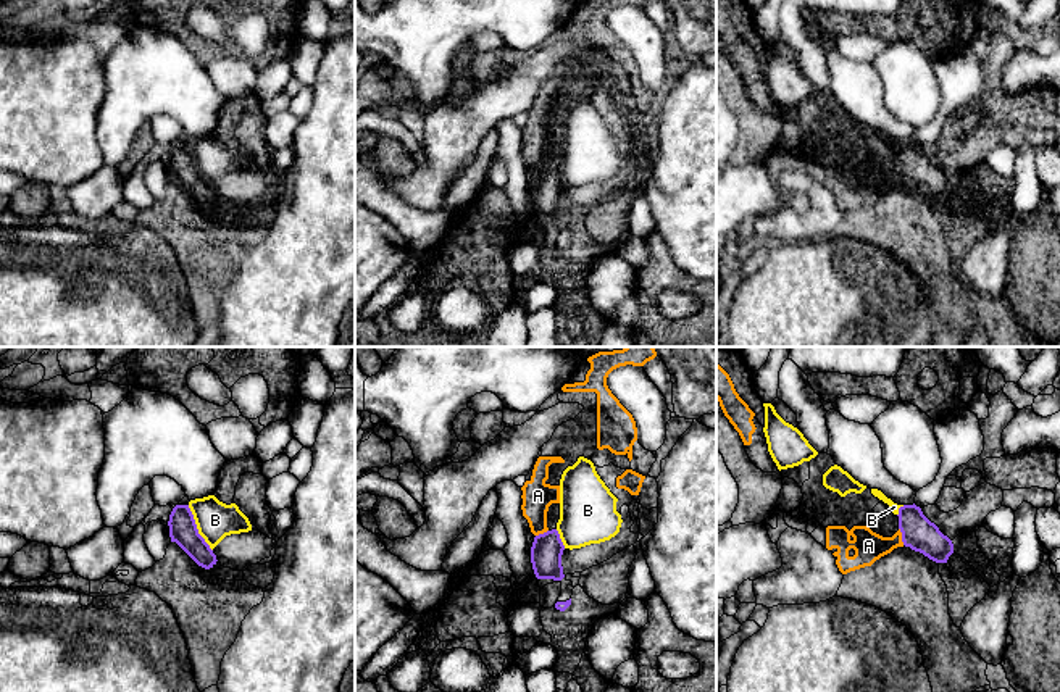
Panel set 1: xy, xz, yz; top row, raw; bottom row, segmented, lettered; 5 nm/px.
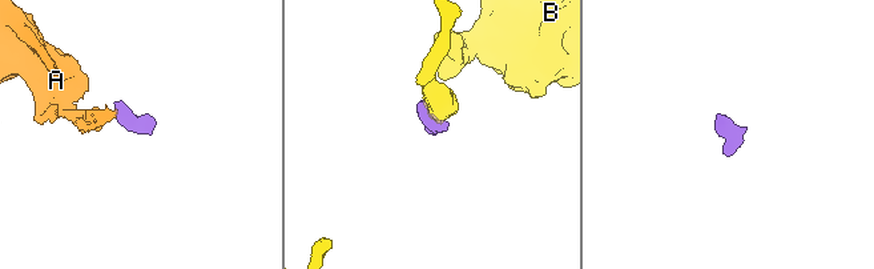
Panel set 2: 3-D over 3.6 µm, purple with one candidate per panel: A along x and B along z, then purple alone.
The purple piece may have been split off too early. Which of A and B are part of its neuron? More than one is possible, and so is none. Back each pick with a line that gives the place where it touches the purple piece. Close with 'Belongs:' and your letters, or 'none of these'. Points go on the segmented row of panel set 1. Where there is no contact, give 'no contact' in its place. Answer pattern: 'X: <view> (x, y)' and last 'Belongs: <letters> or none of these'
A: yz (902, 536)
Belongs: A

